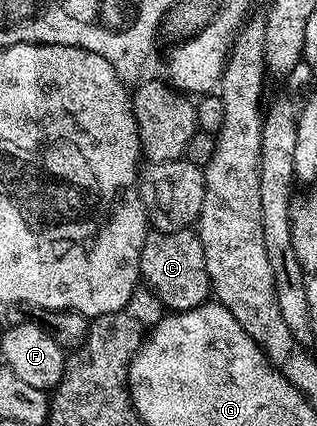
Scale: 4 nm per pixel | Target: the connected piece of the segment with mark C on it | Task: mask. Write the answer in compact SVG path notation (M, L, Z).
M151 232L147 236L140 257L141 280L153 289L167 310L183 313L192 311L211 300L212 290L208 267L204 261L204 247L197 232Z

